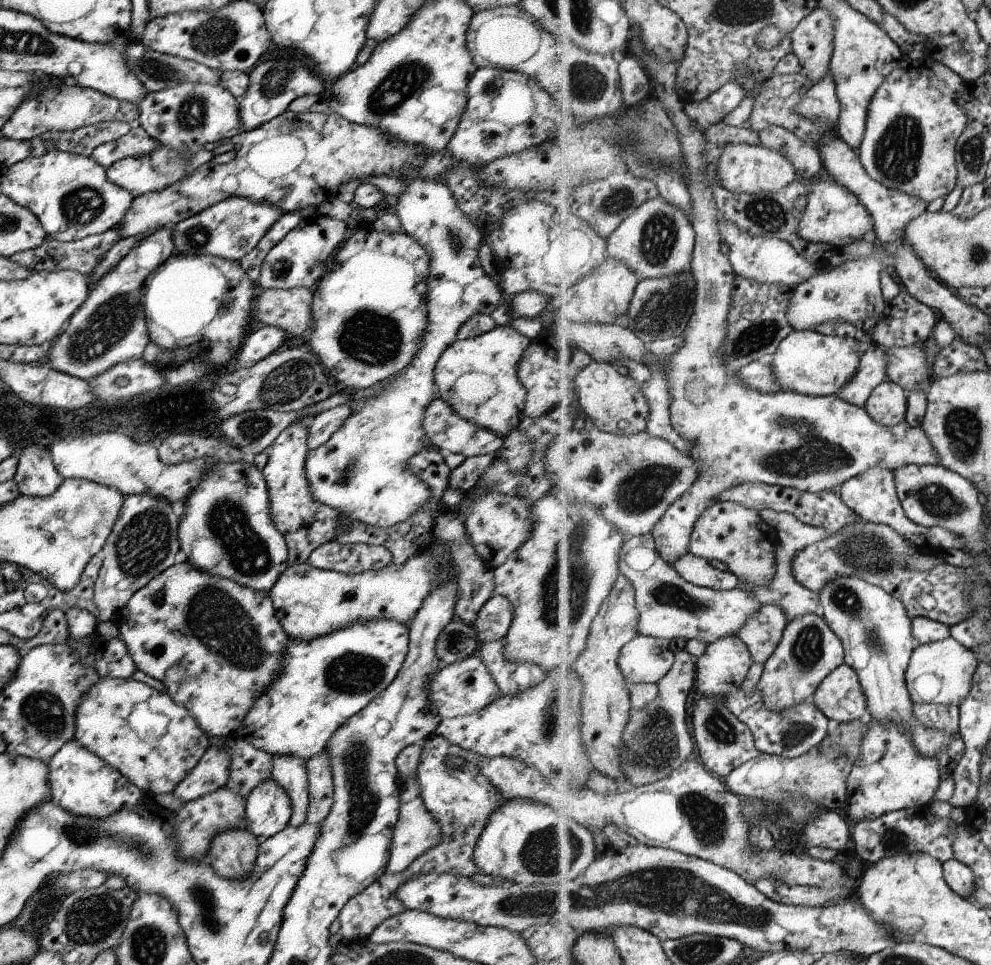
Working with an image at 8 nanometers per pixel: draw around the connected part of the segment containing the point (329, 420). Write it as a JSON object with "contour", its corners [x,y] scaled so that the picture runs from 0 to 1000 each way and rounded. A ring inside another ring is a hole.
{"contour":[[[347,418],[320,428],[312,437],[309,450],[310,467],[326,460],[354,429],[354,420]]]}

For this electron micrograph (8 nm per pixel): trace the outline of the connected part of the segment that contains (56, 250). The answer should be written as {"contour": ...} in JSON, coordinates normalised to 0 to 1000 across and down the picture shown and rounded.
{"contour":[[[116,236],[107,238],[99,244],[88,244],[83,248],[69,252],[57,250],[46,242],[45,249],[37,257],[15,262],[8,268],[32,283],[48,283],[68,279],[91,286],[95,284],[95,278],[98,276],[100,267],[103,267],[109,257],[120,247],[120,241],[117,240]]]}

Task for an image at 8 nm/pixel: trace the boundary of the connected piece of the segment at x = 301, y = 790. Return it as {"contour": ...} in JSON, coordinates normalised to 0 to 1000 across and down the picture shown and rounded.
{"contour":[[[275,782],[272,806],[290,822],[294,830],[291,854],[297,857],[308,852],[311,834],[309,788],[299,783]]]}

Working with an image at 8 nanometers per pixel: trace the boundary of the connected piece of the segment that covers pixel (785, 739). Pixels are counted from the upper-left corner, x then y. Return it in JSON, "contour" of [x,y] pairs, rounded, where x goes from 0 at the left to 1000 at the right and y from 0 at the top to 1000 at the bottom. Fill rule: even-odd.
{"contour":[[[748,713],[733,722],[732,727],[750,748],[758,753],[763,772],[769,780],[802,785],[822,776],[837,760],[839,745],[822,730],[820,723],[821,721],[817,721],[806,732],[787,739],[774,734],[769,717],[765,713],[758,720]]]}

